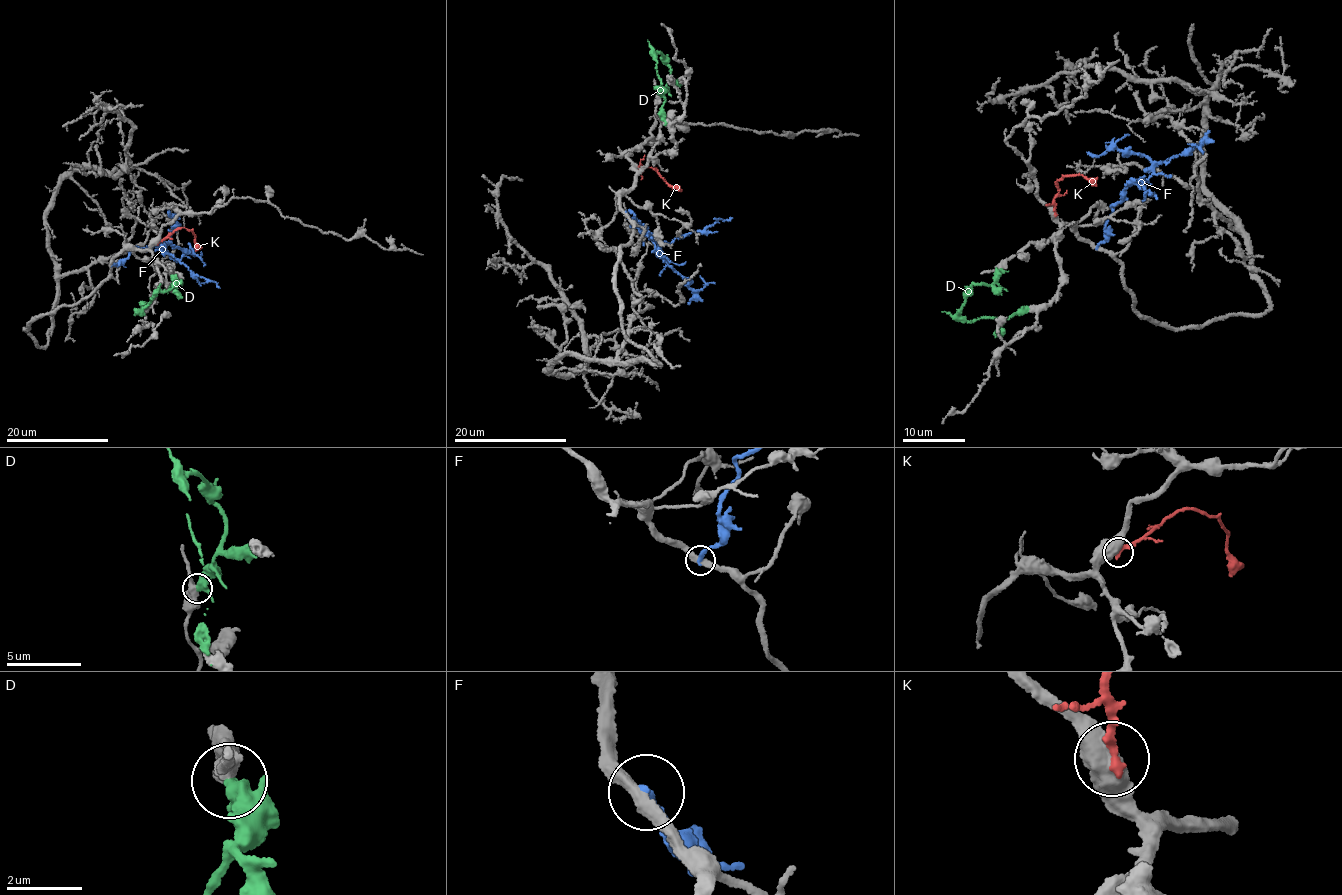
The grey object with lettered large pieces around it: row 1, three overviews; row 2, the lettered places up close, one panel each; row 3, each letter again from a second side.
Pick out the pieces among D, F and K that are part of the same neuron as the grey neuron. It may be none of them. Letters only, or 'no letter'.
no letter

